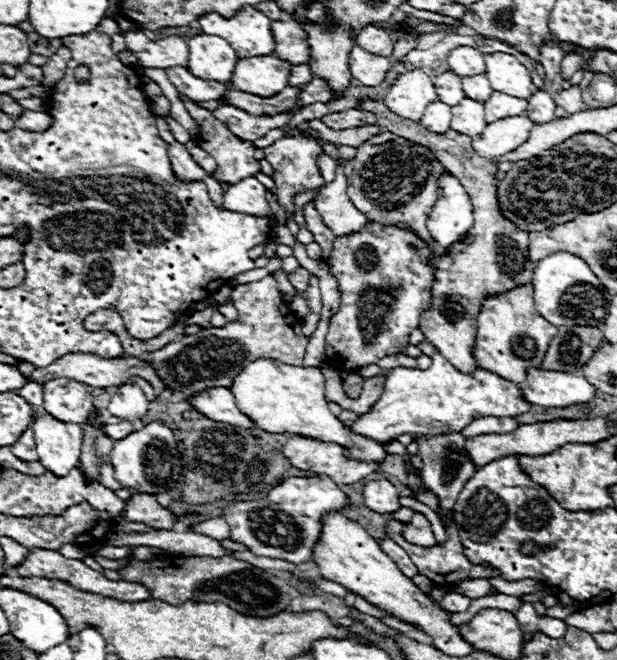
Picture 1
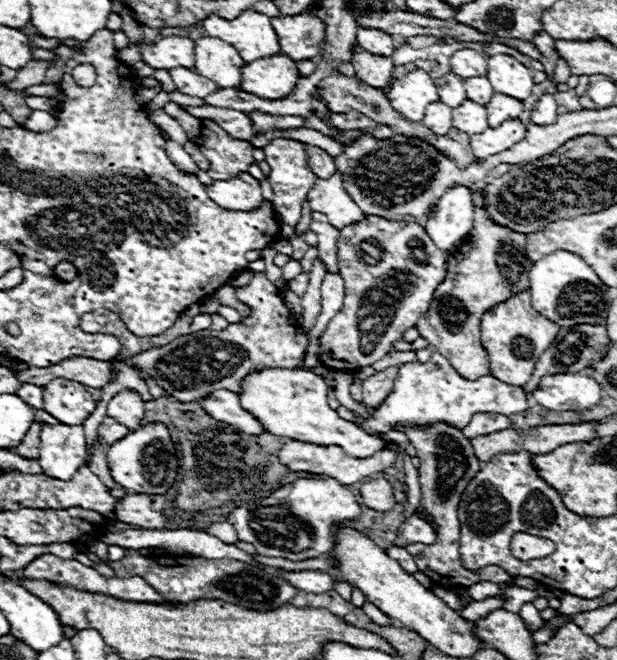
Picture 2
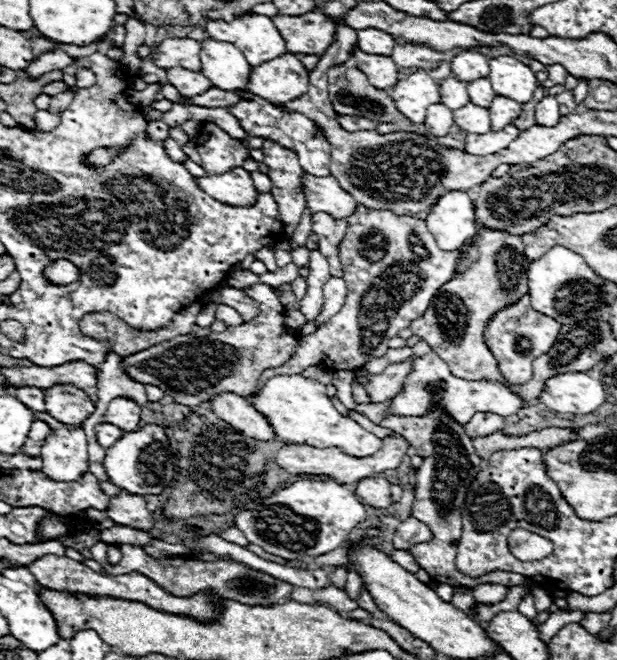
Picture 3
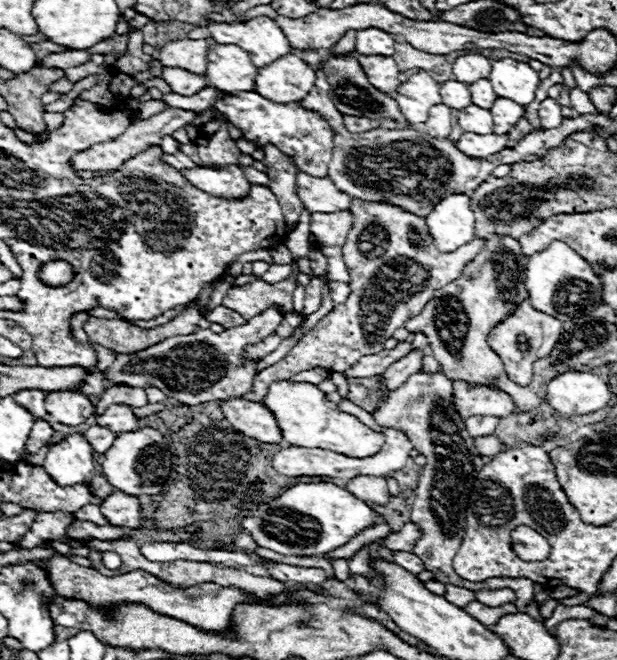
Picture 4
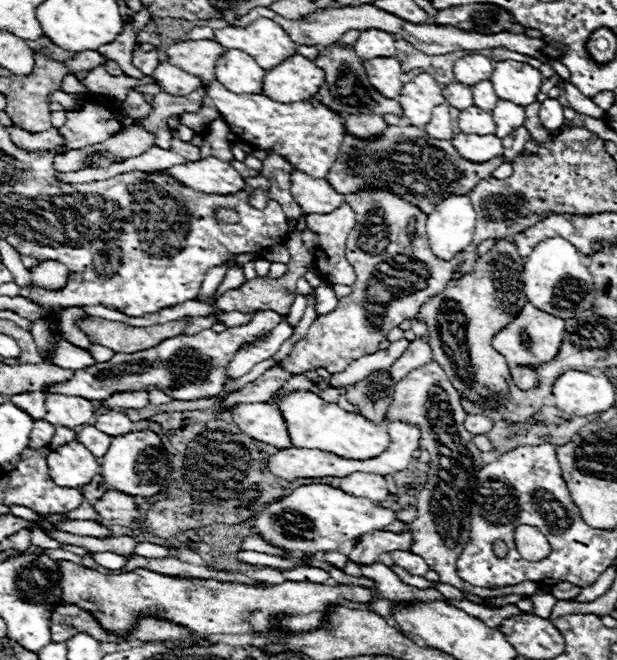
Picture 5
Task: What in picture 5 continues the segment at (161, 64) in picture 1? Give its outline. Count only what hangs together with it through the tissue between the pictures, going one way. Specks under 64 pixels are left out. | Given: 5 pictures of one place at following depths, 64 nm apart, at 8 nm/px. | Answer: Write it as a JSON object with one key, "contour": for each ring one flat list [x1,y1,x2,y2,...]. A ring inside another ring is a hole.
{"contour":[[186,40,168,48,168,62,202,80,214,80,214,66,222,54,224,48,214,40]]}

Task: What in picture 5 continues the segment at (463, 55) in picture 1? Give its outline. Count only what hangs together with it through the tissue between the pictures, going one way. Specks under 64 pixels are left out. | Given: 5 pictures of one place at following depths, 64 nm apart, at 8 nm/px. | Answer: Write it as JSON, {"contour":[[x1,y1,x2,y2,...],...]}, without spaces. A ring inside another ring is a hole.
{"contour":[[482,54,464,56,454,64,456,82,464,82,468,86,472,86,472,82,480,82,480,78,490,78,492,70,494,70,492,60]]}

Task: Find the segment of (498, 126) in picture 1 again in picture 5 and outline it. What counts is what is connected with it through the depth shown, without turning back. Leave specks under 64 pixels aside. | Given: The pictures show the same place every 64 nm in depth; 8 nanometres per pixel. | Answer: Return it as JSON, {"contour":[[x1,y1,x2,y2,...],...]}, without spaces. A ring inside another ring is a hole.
{"contour":[[456,134,452,138,452,144,456,146,458,154,462,158,468,158,470,162,486,162,494,156,502,154,502,140,494,134,490,136,476,136,476,134]]}

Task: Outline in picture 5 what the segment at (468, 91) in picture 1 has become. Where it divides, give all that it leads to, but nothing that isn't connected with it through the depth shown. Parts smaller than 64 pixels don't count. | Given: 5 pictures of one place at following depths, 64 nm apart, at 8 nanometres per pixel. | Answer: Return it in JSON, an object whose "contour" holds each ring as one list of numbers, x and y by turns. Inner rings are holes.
{"contour":[[482,80,482,82,478,82,470,88,472,88,472,96,474,96,474,106,480,106,482,110,488,110,488,112,494,110,494,106,498,102,498,96,496,96,490,80]]}

